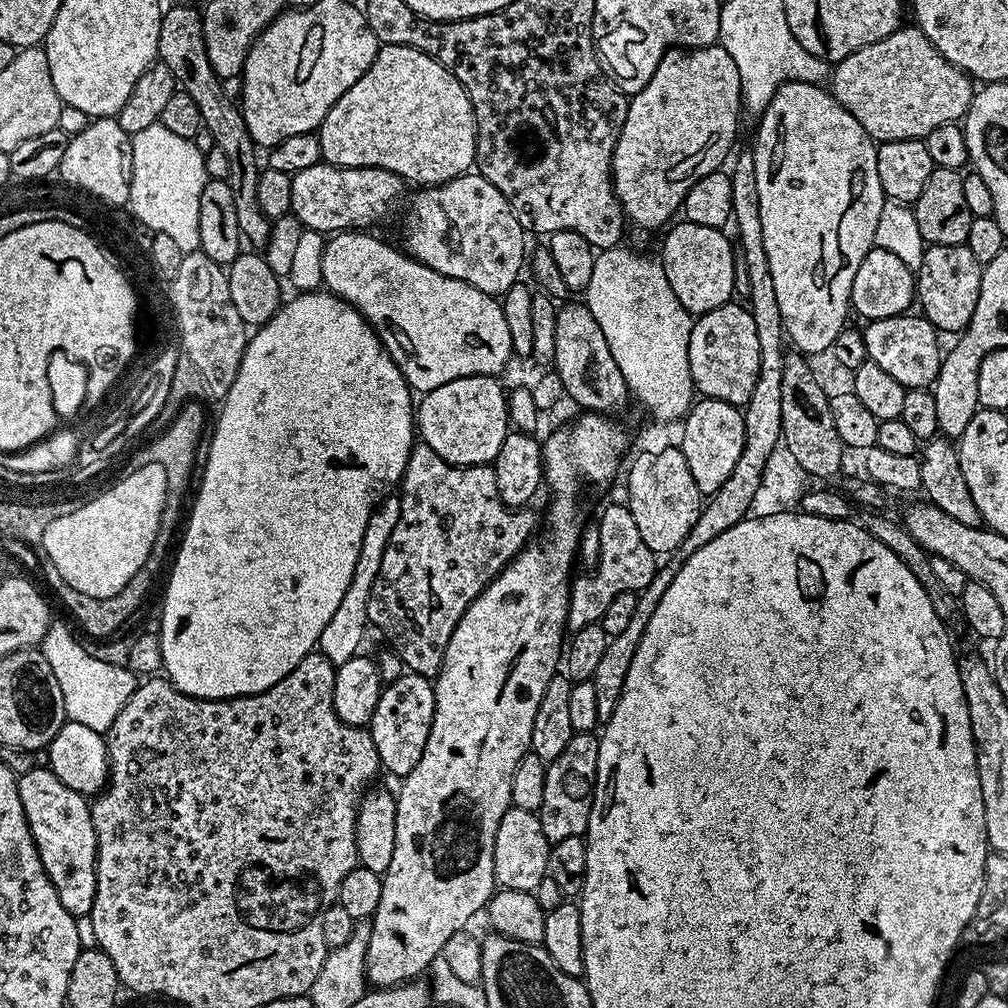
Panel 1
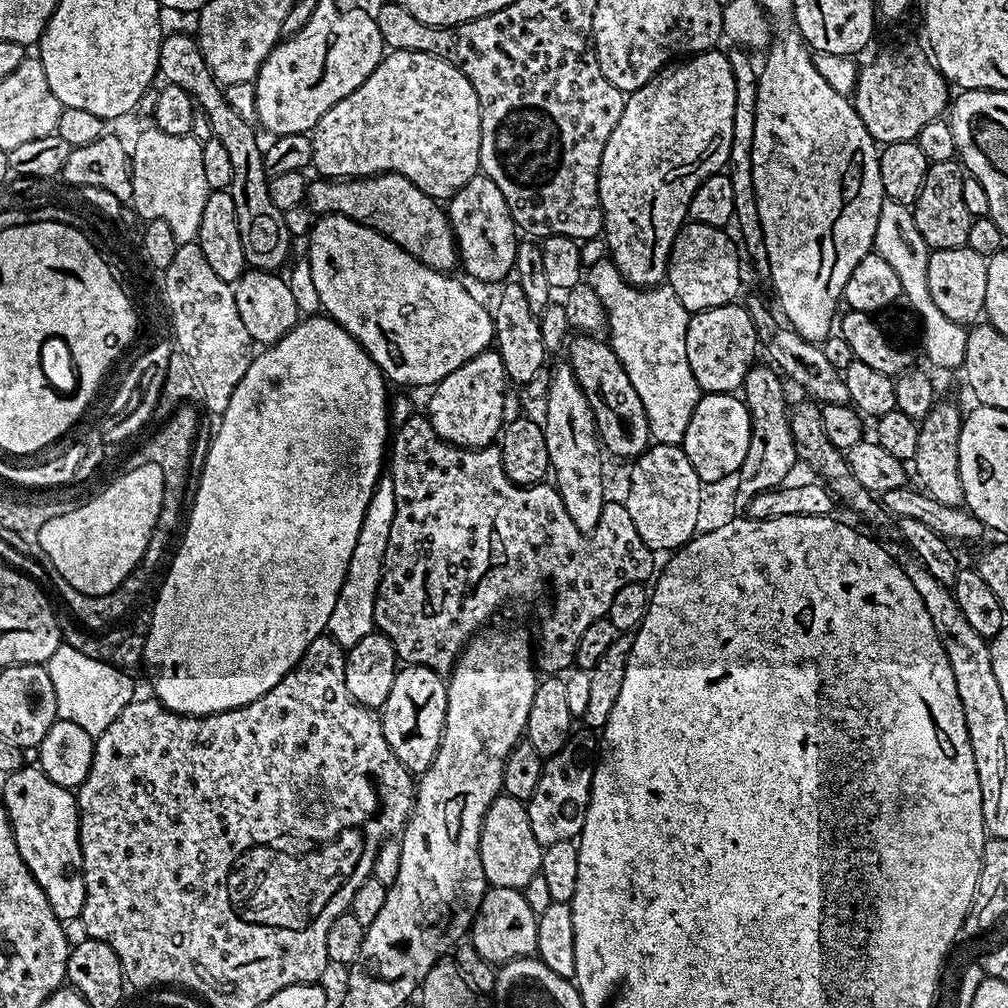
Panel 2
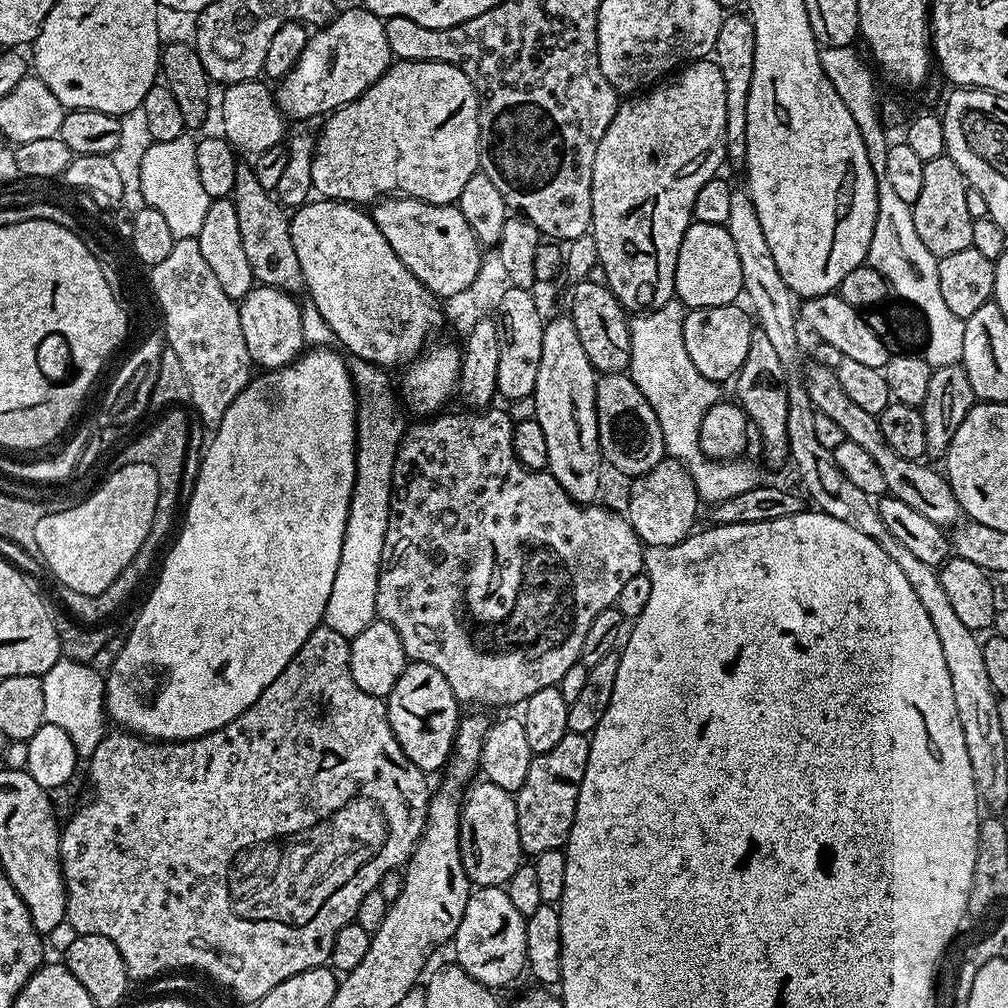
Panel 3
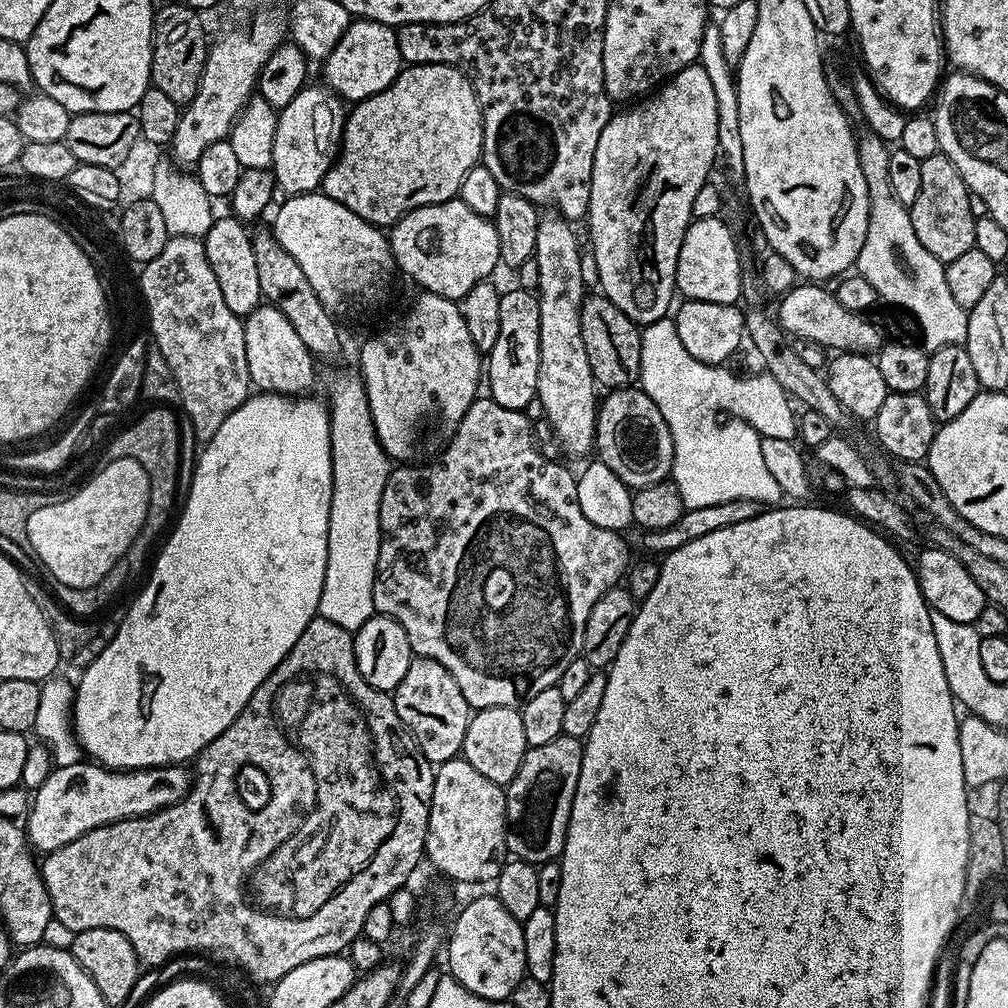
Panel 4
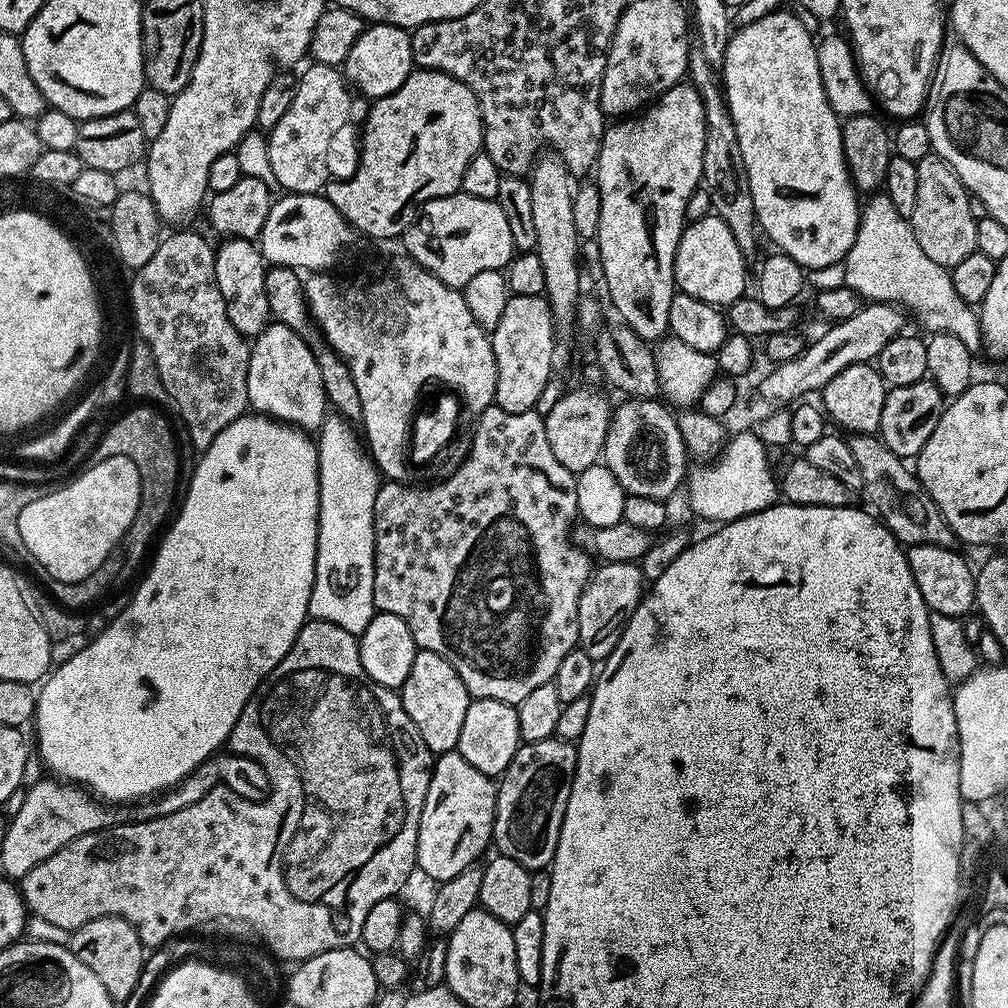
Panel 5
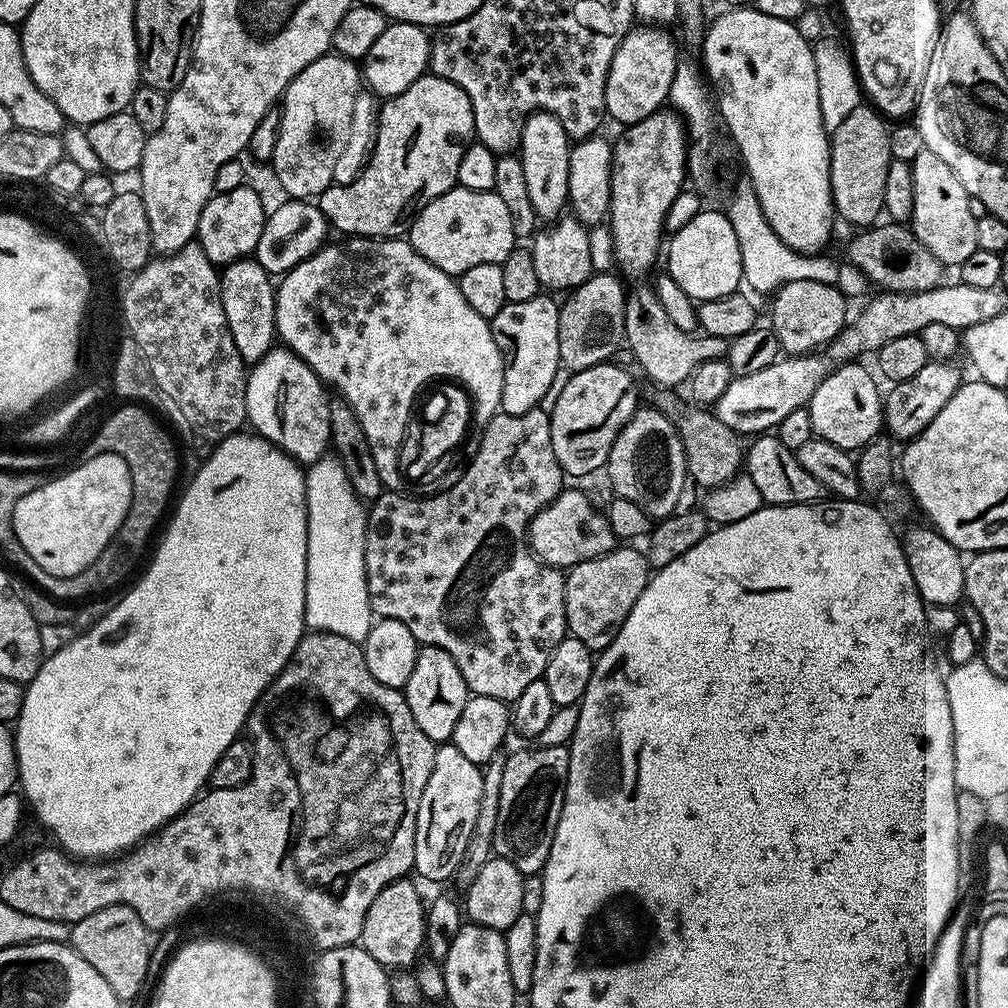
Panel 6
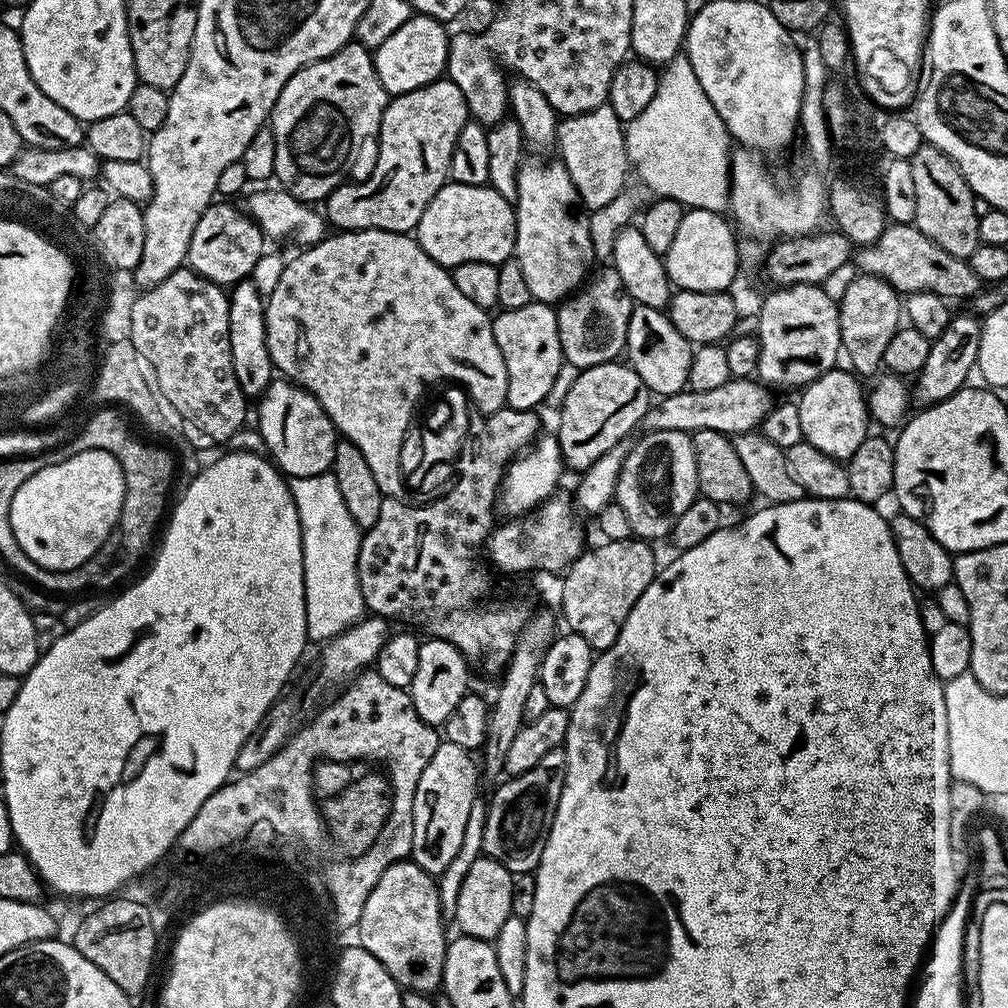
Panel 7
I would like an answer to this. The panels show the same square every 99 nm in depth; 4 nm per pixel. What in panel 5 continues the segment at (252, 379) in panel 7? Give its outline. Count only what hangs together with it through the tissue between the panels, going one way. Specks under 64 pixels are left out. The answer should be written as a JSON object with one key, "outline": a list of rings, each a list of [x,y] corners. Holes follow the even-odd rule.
{"outline":[[[228,238],[221,244],[224,245],[216,248],[214,278],[226,302],[226,318],[234,322],[234,330],[238,330],[244,337],[255,338],[270,323],[270,313],[266,302],[264,255],[260,252],[259,247],[250,240]]]}

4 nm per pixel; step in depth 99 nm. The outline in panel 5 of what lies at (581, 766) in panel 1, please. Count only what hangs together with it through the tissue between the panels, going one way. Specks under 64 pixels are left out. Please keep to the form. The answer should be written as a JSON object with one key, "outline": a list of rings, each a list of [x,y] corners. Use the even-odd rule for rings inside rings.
{"outline":[[[553,738],[521,743],[510,766],[499,777],[496,789],[492,838],[499,855],[514,858],[514,862],[529,870],[544,870],[551,865],[575,773],[576,744],[573,741]]]}

